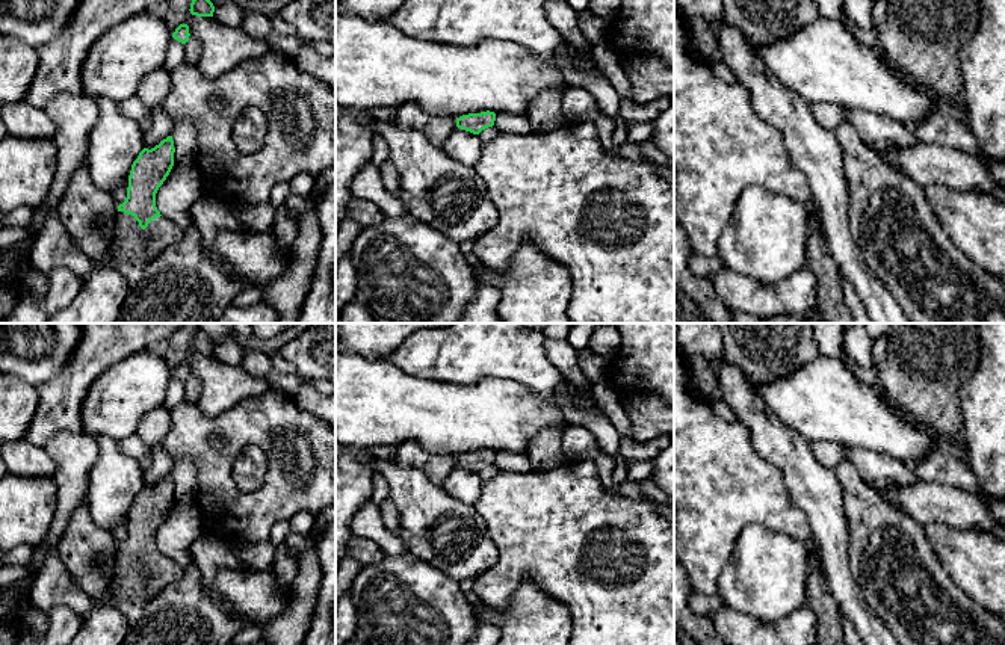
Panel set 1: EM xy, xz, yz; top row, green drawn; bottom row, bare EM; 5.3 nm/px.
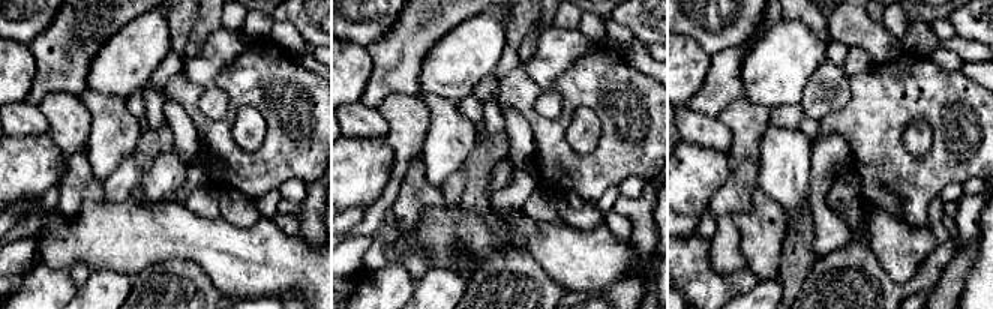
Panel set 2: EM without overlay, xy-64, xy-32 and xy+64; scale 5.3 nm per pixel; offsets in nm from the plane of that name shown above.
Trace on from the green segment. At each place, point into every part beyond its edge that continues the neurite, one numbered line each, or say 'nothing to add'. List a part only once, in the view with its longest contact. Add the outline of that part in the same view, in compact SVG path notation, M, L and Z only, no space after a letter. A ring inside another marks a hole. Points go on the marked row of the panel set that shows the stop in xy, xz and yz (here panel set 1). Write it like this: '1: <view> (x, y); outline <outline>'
1: xy (132, 248); outline M118 211L115 218L115 237L110 243L110 264L131 289L139 281L145 264L157 252L181 237L181 228L168 218L156 218L142 230L135 216Z

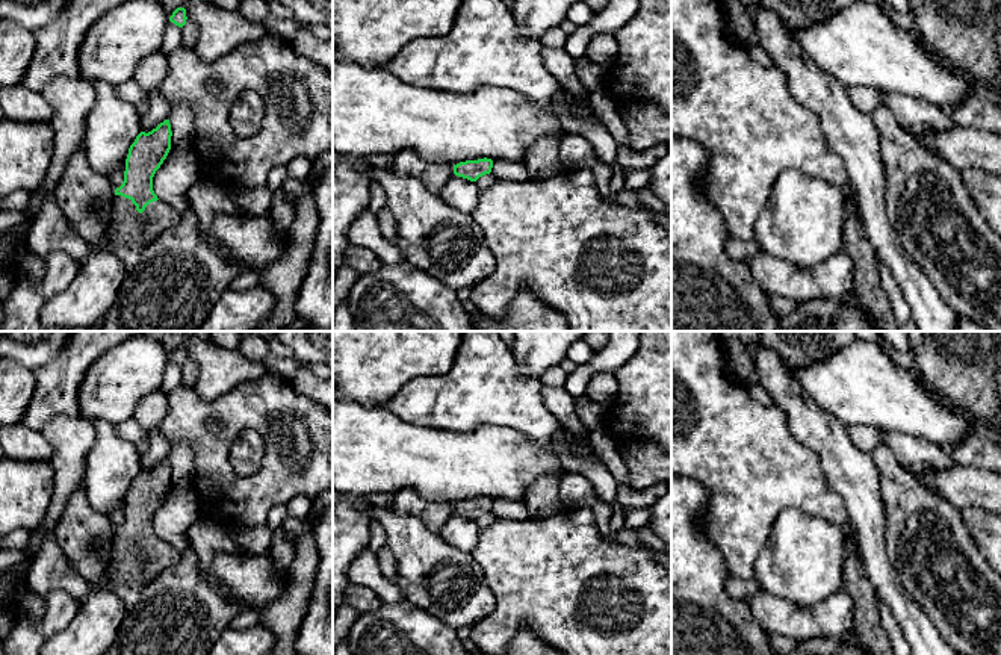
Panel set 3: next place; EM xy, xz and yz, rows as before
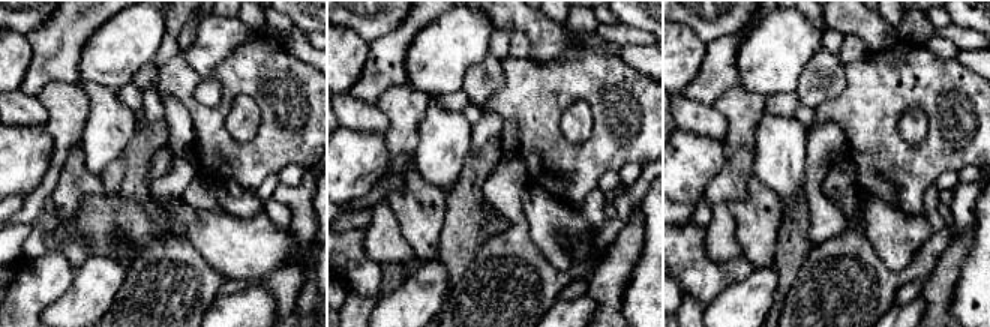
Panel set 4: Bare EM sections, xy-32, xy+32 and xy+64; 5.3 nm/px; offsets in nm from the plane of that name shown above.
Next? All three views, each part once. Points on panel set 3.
1: xy (129, 232); outline M115 195L112 201L112 221L107 227L107 248L129 272L136 265L142 248L154 236L178 221L178 212L165 201L153 201L139 213L132 200Z

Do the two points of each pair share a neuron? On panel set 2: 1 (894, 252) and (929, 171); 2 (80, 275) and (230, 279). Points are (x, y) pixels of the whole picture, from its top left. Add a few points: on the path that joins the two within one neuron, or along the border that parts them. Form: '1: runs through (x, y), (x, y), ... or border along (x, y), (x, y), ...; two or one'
1: border along (875, 207), (911, 225), (927, 228); two
2: border along (68, 269), (77, 261), (83, 261), (92, 270); two

